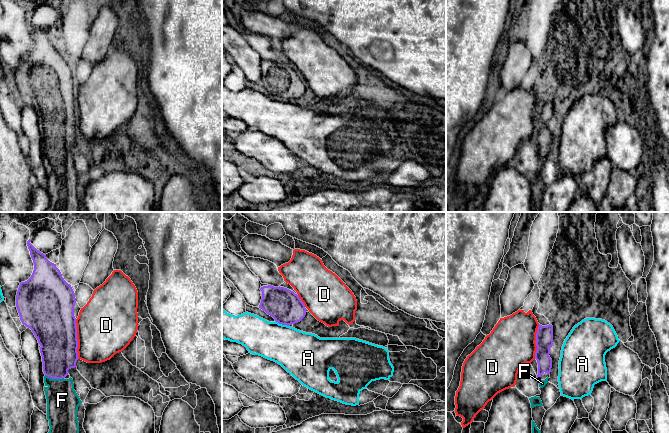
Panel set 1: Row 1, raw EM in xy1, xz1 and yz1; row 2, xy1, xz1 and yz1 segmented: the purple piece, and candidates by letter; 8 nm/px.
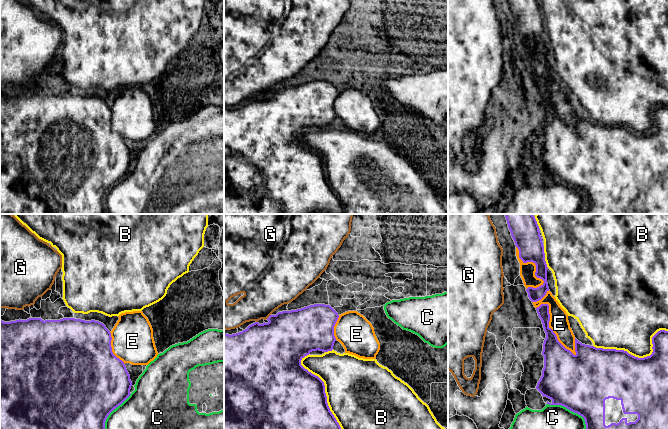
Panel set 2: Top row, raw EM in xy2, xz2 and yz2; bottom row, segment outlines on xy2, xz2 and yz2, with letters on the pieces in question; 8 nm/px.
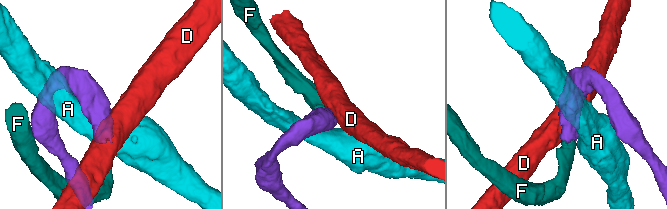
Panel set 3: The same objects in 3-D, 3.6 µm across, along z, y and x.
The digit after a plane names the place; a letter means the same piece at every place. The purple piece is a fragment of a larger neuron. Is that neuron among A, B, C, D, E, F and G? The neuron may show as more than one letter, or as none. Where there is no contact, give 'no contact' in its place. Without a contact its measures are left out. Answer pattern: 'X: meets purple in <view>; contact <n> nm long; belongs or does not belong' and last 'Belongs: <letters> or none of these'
A: meets purple in xz1; contact 120 nm long; does not belong
B: meets purple in yz2; contact 600 nm long; does not belong
C: meets purple in yz2; contact 380 nm long; does not belong
D: meets purple in xy1; contact 320 nm long; does not belong
E: meets purple in yz2; contact 500 nm long; does not belong
F: meets purple in xy1; contact 160 nm long; belongs
G: meets purple in xz2; contact 50 nm long; does not belong
Belongs: F

